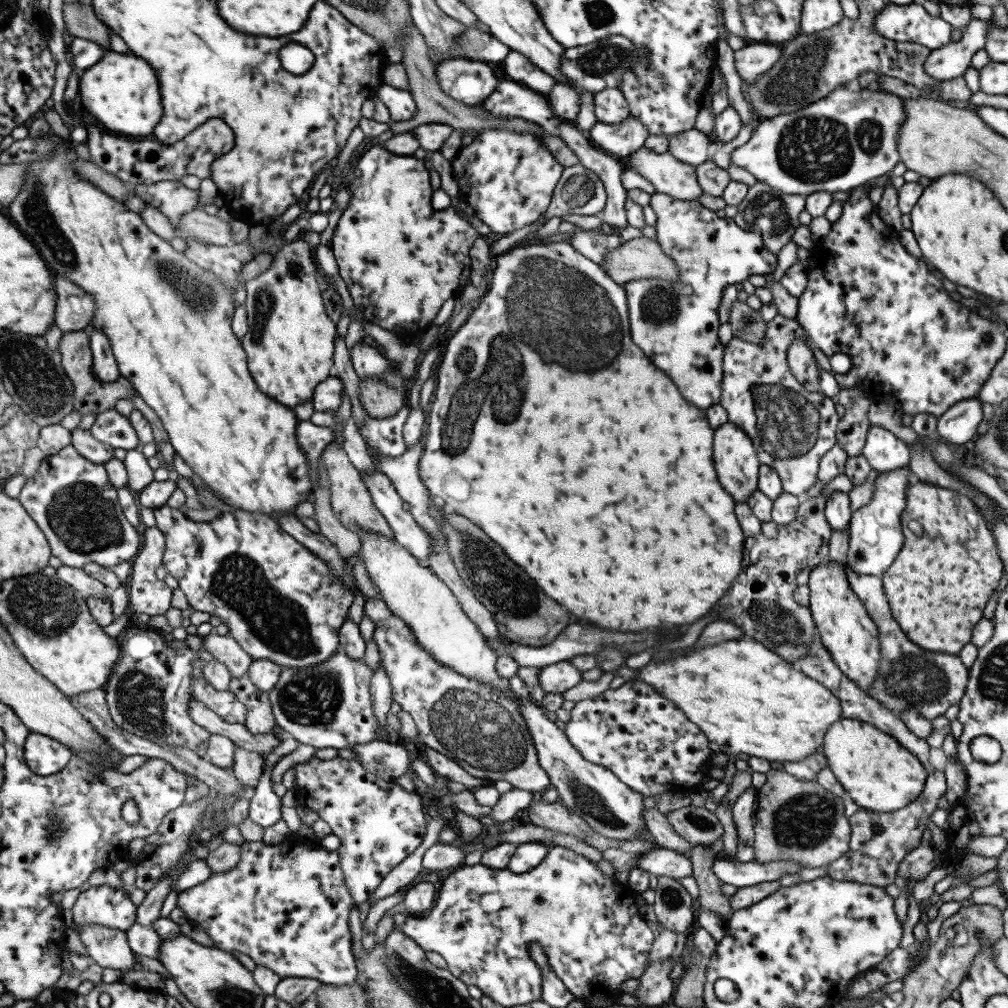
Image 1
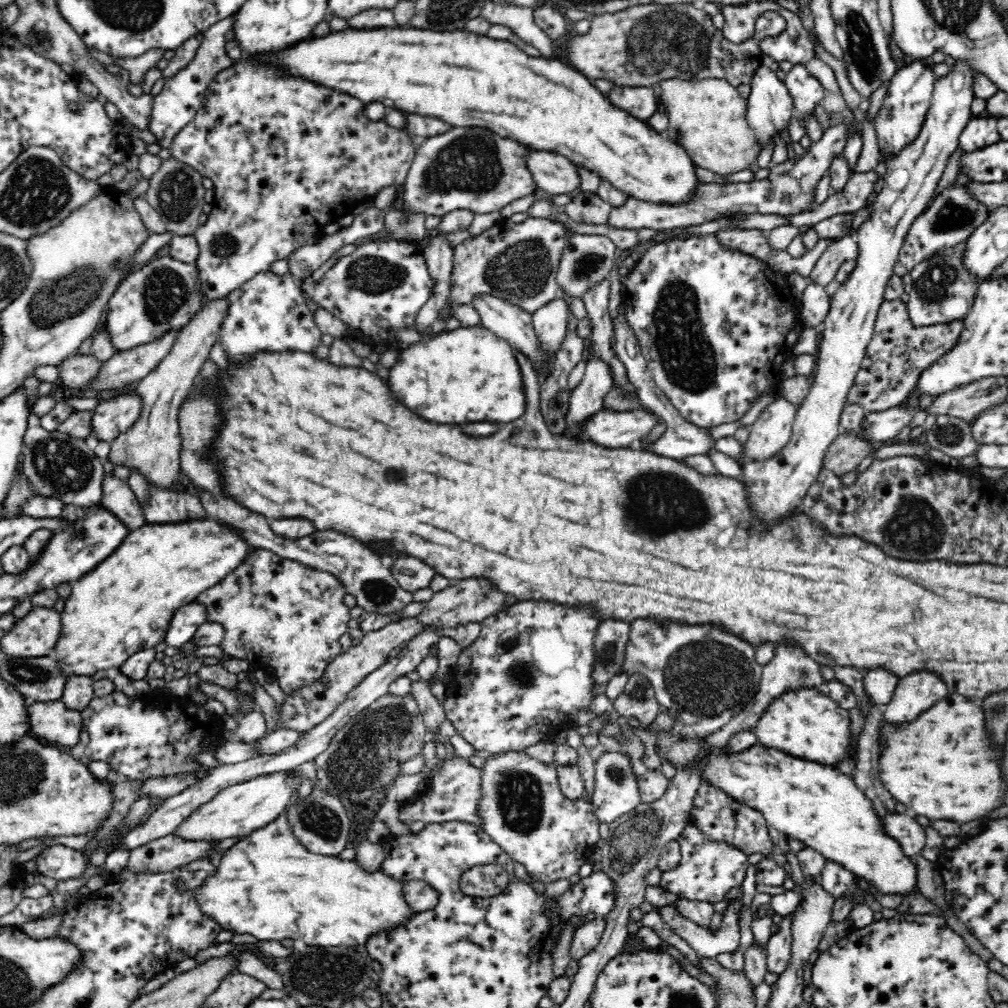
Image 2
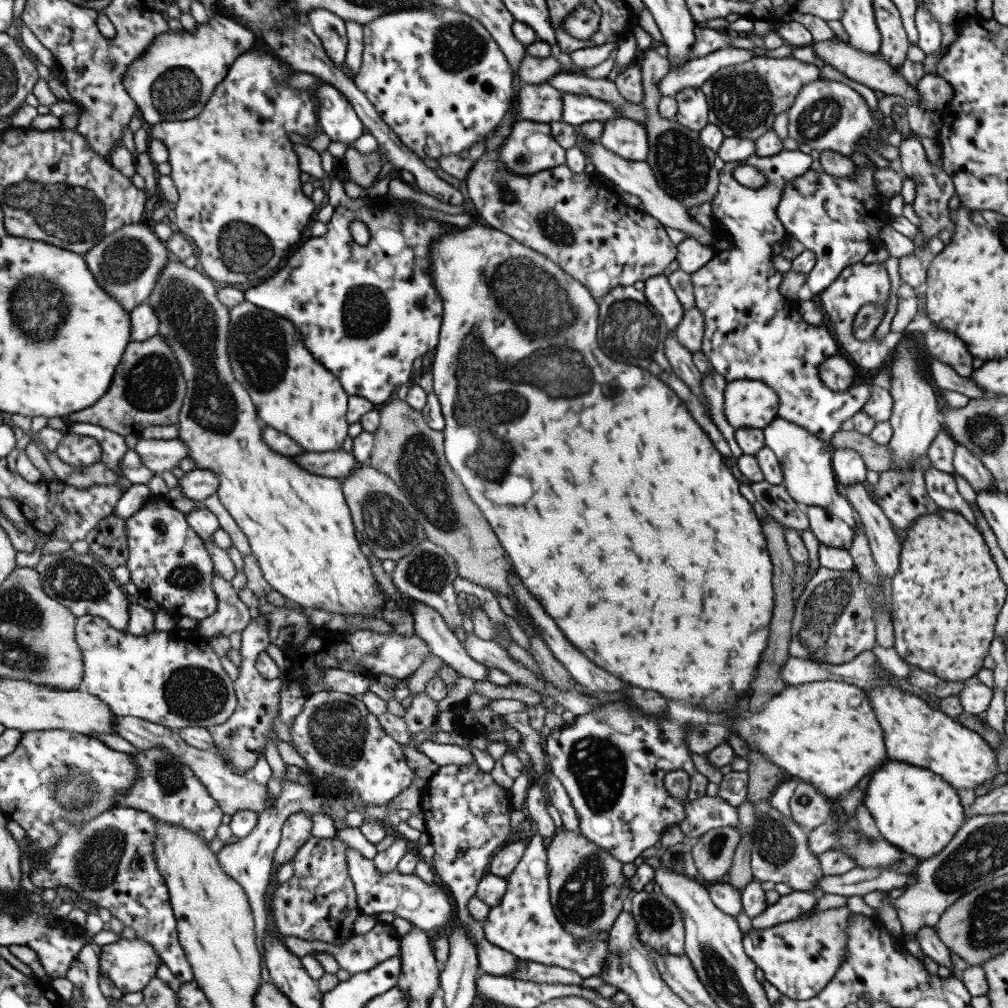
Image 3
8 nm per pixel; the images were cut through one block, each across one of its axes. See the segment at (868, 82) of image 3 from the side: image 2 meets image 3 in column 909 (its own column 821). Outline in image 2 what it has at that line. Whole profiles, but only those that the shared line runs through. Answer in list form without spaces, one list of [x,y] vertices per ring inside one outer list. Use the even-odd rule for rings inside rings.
[[[805,64],[792,66],[786,73],[785,85],[794,103],[787,130],[791,140],[799,142],[802,136],[805,137],[807,134],[803,122],[800,121],[814,112],[814,107],[824,96],[824,87],[818,78],[808,72]]]

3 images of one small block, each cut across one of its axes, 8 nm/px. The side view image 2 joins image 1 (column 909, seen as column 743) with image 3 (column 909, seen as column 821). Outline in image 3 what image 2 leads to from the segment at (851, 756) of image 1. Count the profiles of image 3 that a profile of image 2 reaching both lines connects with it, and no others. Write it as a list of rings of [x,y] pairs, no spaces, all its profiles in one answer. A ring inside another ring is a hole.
[[[892,759],[881,764],[876,772],[870,774],[863,806],[872,816],[882,838],[898,847],[904,854],[908,853],[918,857],[918,862],[932,858],[934,854],[942,851],[950,843],[950,839],[956,835],[958,829],[962,827],[965,820],[968,820],[957,789],[949,782],[946,782],[939,774],[934,774],[925,768]]]

